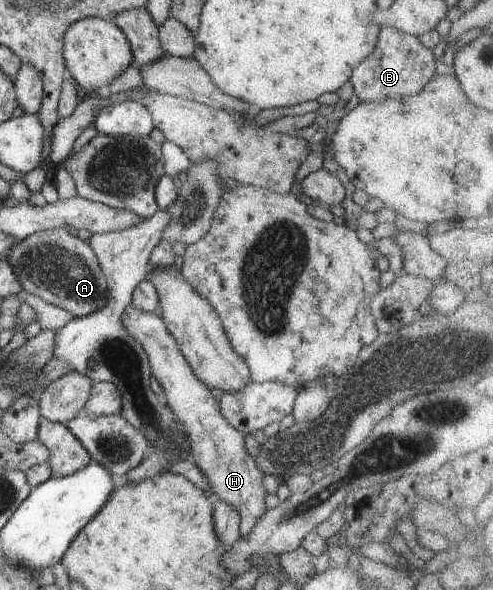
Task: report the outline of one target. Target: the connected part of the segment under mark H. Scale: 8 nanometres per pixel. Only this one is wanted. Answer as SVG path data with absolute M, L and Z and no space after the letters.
M130 304L124 312L123 327L148 355L152 376L162 385L163 396L189 439L190 461L200 468L213 494L233 506L239 515L238 535L247 537L257 520L269 510L264 500L267 493L262 487L264 474L254 458L246 454L244 434L222 416L218 396L193 373L160 314L147 313Z

